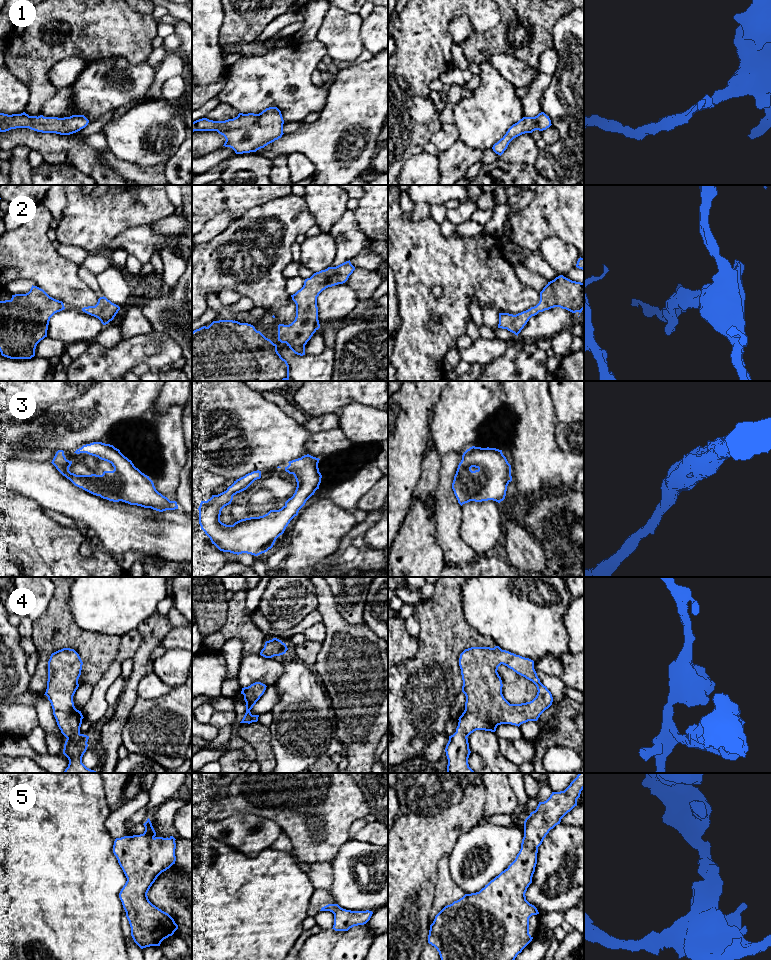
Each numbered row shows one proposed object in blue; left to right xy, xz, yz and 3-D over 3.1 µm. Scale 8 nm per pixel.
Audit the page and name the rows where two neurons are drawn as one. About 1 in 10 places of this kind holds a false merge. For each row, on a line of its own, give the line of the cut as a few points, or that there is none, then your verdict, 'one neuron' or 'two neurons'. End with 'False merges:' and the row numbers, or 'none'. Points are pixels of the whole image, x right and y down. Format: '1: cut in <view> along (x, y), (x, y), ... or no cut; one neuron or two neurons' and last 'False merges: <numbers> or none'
1: no cut; one neuron
2: no cut; one neuron
3: no cut; one neuron
4: no cut; one neuron
5: no cut; one neuron
False merges: none

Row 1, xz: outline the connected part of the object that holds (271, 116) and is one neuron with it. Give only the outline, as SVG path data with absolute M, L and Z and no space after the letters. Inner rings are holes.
M269 107L259 114L239 113L237 117L225 121L213 121L202 118L192 122L194 131L217 131L226 139L223 146L232 148L236 154L256 152L282 137L284 120L277 107Z

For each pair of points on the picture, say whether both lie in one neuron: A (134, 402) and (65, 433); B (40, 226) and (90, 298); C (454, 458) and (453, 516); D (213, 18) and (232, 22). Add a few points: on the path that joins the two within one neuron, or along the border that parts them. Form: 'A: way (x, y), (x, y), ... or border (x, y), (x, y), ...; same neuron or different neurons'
A: way (117, 402), (107, 402), (89, 418), (82, 420); same neuron
B: way (40, 247), (40, 260), (69, 289); same neuron
C: way (447, 472), (446, 502); same neuron
D: border (223, 10), (223, 23), (218, 43); different neurons

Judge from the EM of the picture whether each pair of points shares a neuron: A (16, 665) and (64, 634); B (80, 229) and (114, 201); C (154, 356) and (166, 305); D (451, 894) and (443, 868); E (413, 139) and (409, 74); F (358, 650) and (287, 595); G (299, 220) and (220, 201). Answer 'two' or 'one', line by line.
A: two
B: one
C: two
D: one
E: one
F: two
G: two

